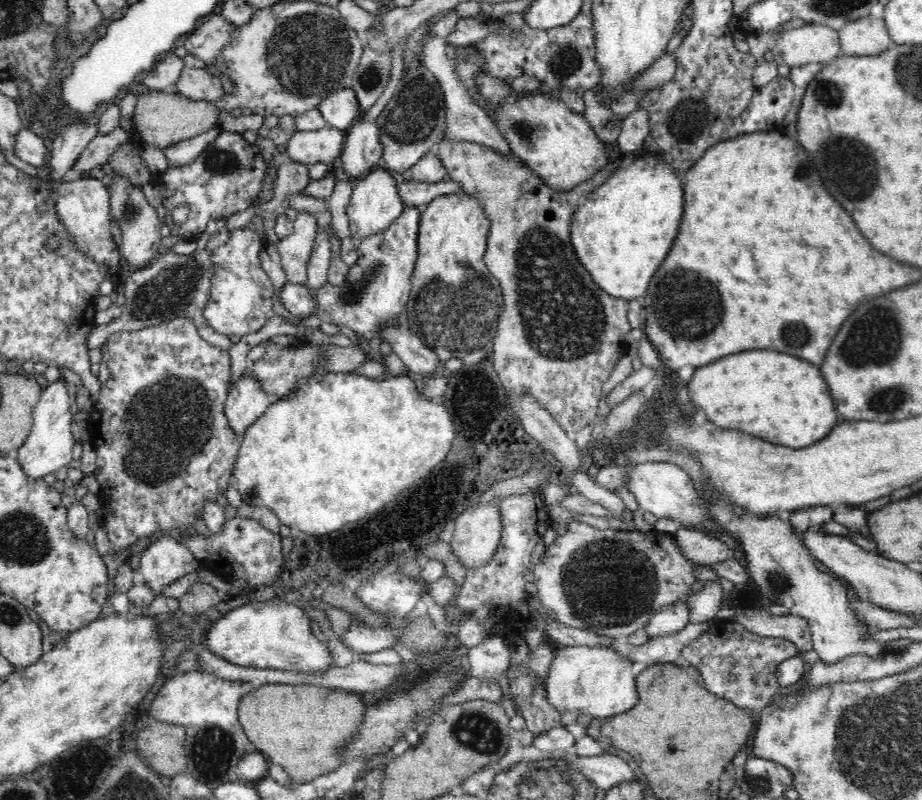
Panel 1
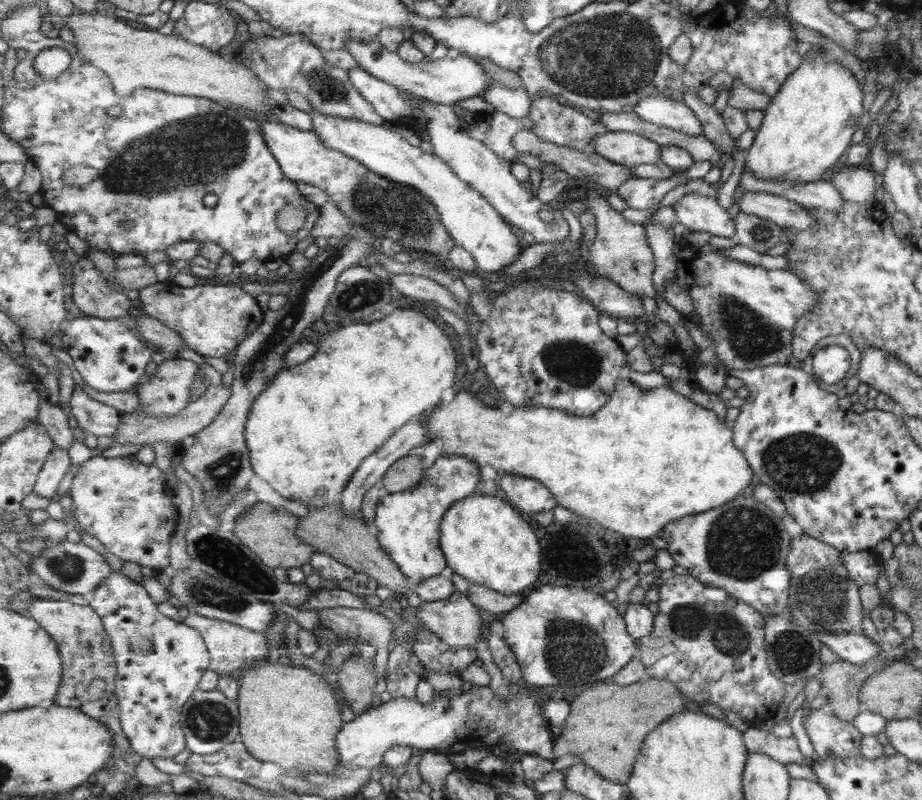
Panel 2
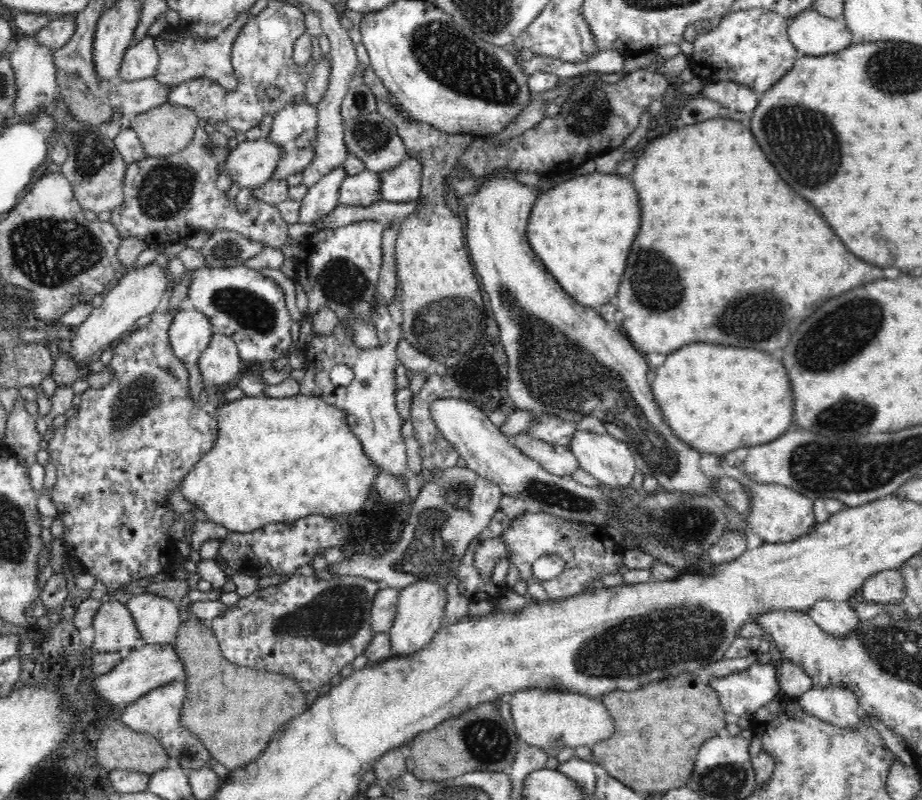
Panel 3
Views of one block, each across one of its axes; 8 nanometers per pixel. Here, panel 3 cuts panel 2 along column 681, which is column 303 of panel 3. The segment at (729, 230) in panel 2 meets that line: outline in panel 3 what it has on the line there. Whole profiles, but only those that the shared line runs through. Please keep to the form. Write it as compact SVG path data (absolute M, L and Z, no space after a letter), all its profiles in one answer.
M340 166L311 186L300 203L299 223L313 223L330 214L340 204L339 188L346 177L347 172Z

